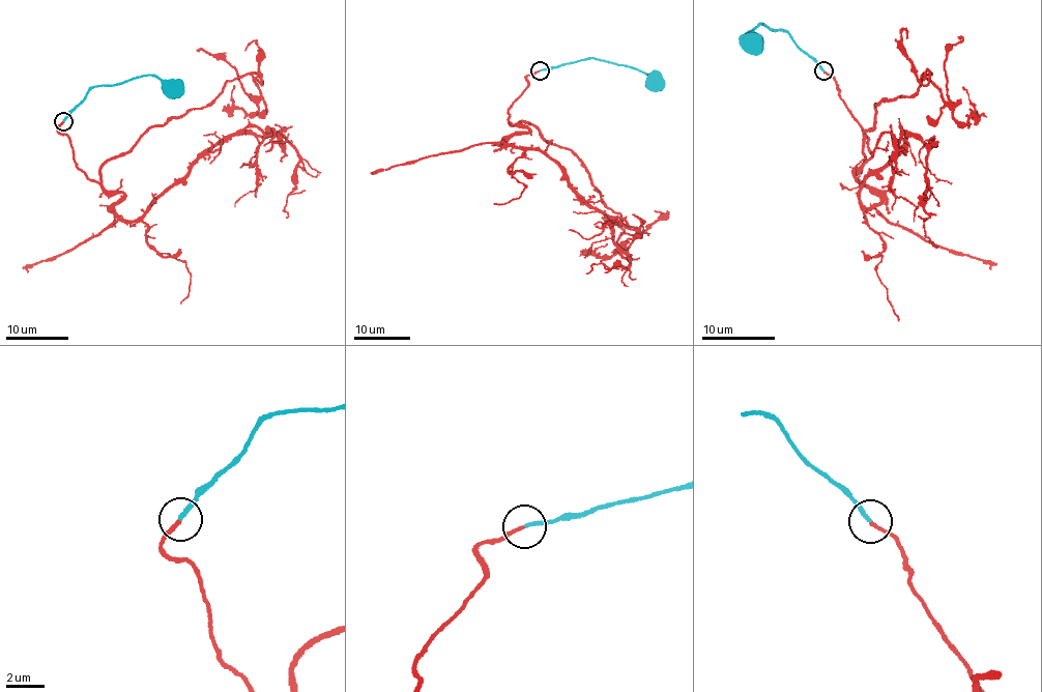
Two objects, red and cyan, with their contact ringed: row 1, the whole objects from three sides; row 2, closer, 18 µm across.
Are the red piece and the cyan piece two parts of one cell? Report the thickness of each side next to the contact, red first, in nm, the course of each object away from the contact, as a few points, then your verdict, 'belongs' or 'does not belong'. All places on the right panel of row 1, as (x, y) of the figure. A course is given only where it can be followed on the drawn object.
170 nm thick on the red side, 200 nm on the other; red runs (823, 70), (867, 137), (852, 170), (878, 195), (863, 209), (866, 177), (907, 135), (924, 141), (937, 247); cyan runs (823, 70), (784, 29), (772, 31), (762, 23), (750, 30), (752, 39); belongs

